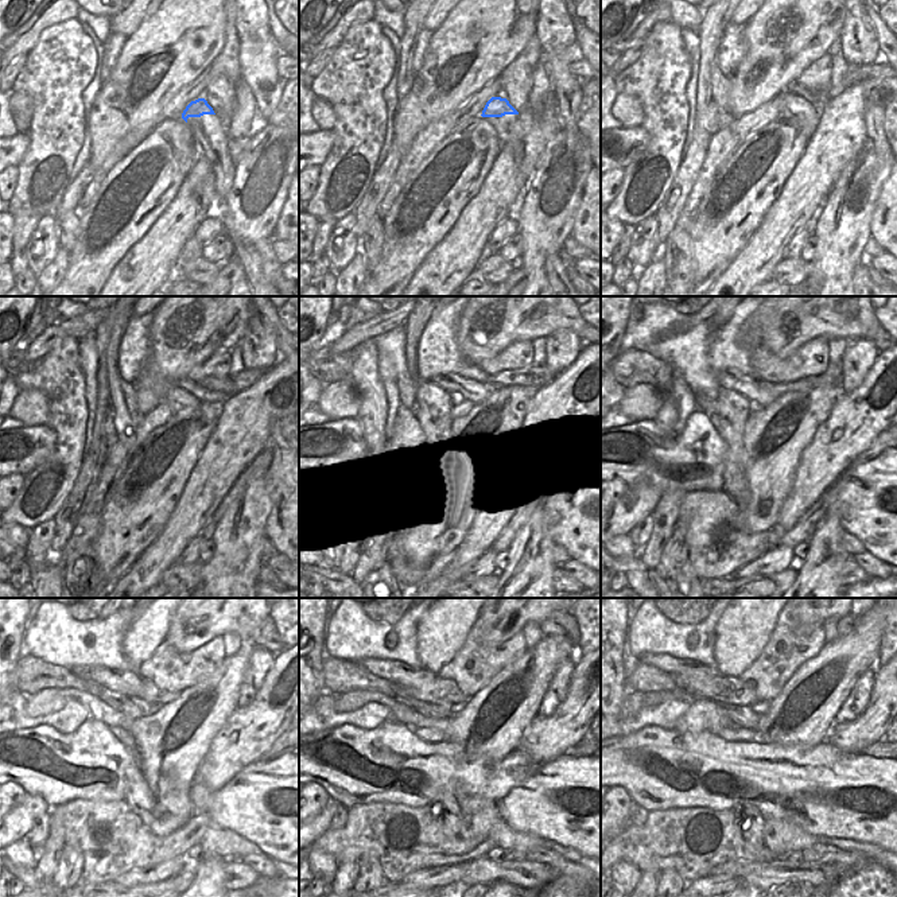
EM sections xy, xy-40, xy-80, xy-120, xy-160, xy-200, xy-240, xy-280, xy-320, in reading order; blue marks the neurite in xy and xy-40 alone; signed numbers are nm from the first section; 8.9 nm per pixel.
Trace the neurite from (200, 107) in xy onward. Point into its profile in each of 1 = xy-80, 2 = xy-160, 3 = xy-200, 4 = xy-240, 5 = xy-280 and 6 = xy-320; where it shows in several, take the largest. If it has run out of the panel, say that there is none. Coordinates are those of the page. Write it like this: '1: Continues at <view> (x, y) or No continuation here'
1: Continues at xy-80 (793, 105)
2: Continues at xy-160 (461, 389)
3: Continues at xy-200 (762, 392)
4: Continues at xy-240 (124, 683)
5: Continues at xy-280 (418, 683)
6: Continues at xy-320 (701, 682).

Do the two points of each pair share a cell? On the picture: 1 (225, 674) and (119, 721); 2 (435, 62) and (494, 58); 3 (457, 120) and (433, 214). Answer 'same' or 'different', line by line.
1: same
2: same
3: different

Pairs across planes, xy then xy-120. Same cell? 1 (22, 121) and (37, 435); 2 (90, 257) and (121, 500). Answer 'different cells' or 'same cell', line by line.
1: different cells
2: same cell

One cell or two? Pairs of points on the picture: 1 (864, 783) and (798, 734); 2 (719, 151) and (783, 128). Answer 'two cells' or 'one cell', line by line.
1: two cells
2: two cells

